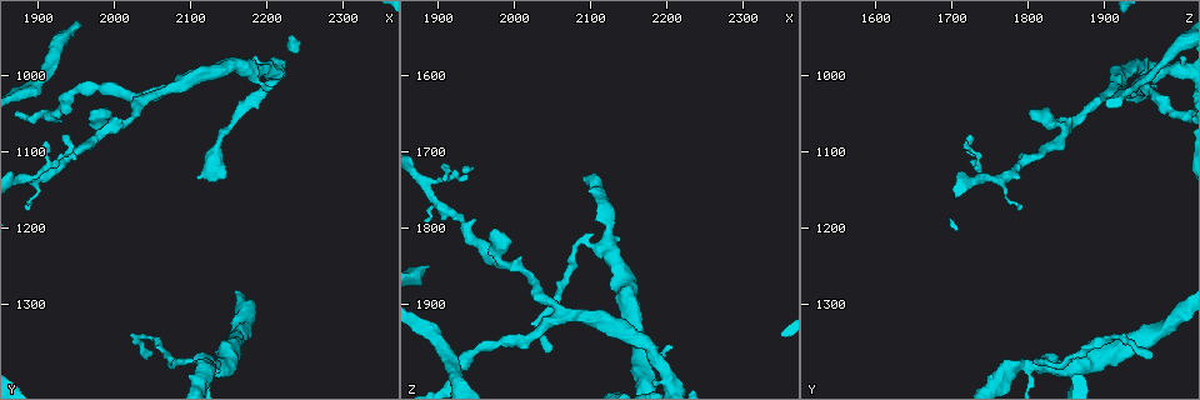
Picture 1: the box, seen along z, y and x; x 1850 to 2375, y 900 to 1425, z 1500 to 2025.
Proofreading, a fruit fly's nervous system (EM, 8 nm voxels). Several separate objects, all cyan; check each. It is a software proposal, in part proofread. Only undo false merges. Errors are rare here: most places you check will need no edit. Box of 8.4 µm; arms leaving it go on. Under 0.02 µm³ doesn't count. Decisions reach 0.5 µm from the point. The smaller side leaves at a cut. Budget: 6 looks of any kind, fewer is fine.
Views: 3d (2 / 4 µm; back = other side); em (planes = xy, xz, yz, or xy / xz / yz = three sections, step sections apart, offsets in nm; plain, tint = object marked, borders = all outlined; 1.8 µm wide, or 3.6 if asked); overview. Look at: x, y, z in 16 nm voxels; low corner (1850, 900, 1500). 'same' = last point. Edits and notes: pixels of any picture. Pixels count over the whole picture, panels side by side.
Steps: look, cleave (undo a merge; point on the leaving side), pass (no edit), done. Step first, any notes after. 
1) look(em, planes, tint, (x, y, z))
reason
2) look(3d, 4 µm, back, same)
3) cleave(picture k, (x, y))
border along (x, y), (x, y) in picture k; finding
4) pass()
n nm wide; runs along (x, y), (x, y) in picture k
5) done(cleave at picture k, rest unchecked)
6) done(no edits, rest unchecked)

look(em, planes, tint, (2115, 1380, 1825))

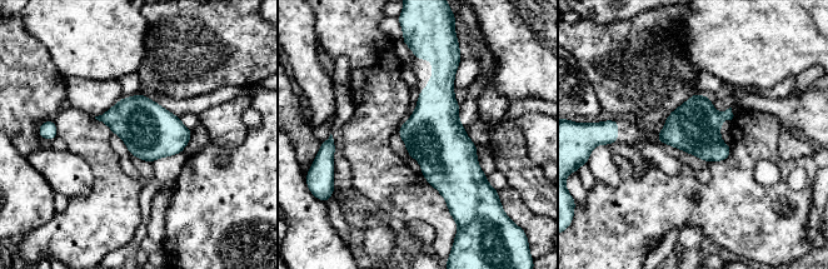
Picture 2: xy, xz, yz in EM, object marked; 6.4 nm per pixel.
pass()
continuous, no second neuron

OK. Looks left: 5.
look(em, xz, step 4, tint, (1990, 1070, 1850))
a fork

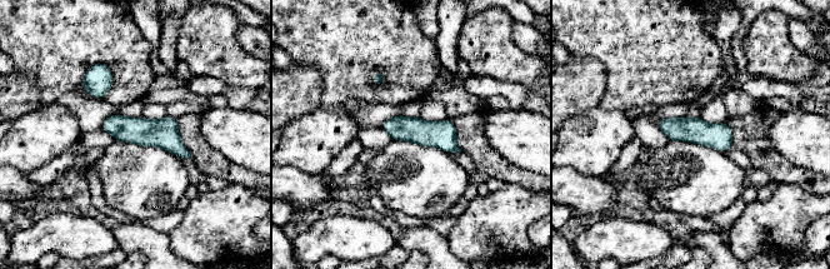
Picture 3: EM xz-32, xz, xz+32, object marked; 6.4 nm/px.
look(em, planes, tint, same)
another direction

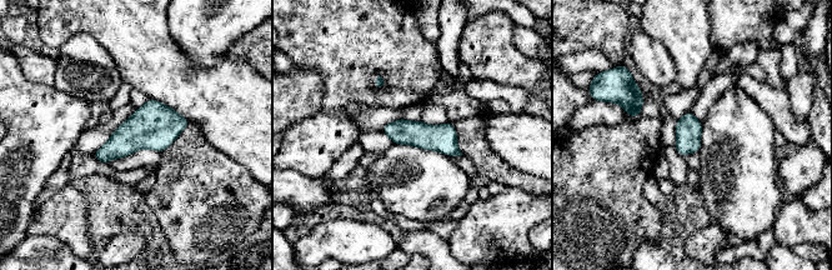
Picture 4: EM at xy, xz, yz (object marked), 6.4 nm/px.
pass()
runs along (385, 129), (441, 138), (456, 153) in picture 4; all the same neuron

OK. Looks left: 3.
look(em, xy, step 4, tint, (2065, 1020, 1910))
branch point

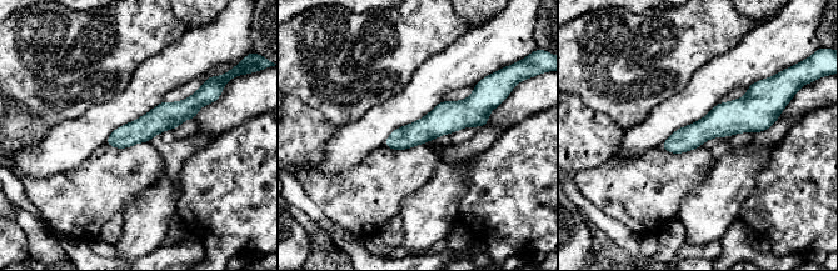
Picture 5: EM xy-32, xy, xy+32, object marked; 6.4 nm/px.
pass()
160 nm wide; runs along (772, 119), (726, 119), (666, 145) in picture 5; continuous, no second neuron

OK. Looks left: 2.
done(no edits, rest unchecked)

